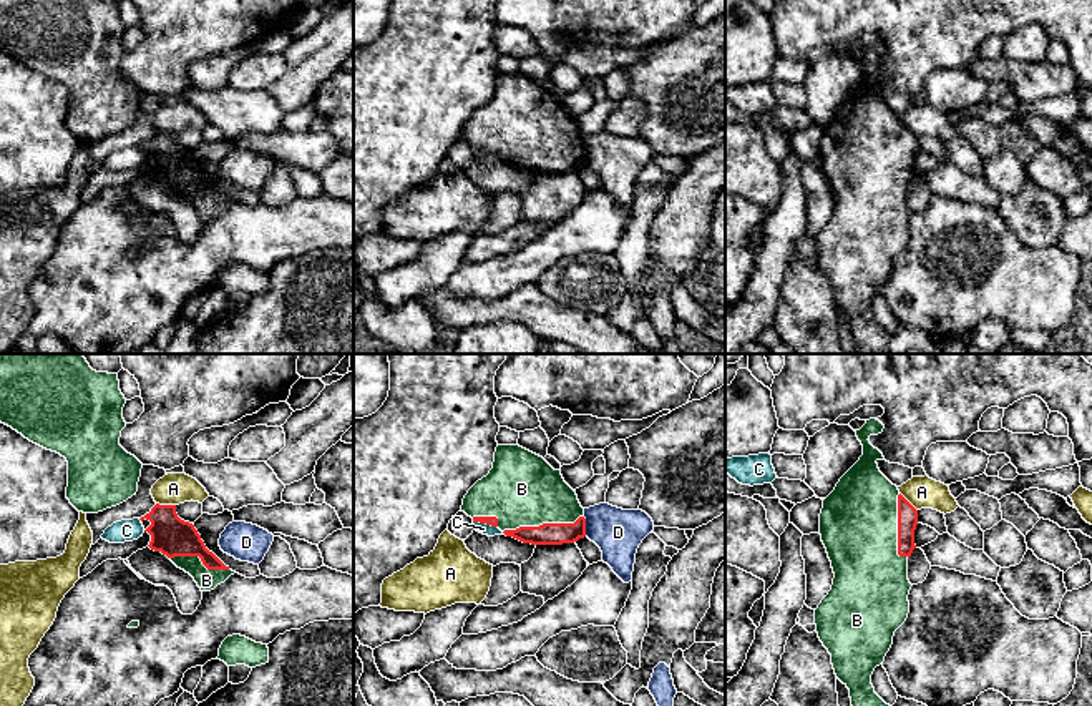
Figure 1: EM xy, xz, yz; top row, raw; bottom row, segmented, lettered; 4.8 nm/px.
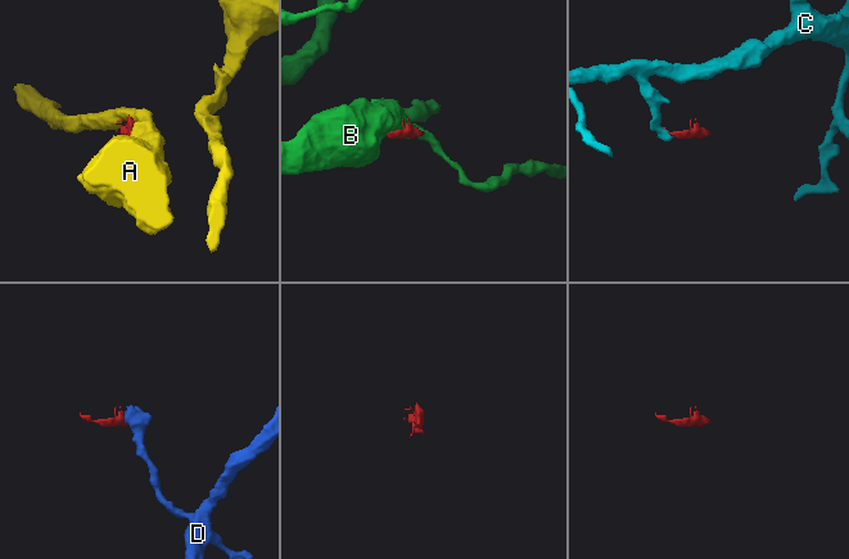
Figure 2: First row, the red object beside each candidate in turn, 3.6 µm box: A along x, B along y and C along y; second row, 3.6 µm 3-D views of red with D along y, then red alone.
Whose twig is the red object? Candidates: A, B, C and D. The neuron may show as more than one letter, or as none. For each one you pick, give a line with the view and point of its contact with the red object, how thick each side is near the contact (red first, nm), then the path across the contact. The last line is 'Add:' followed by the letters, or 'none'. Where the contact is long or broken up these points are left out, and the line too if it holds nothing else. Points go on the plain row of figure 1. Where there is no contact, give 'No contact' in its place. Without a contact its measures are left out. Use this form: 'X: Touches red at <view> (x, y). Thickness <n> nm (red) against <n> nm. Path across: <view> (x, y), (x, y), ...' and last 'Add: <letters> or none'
B: Touches red at xz (543, 151). Thickness 110 nm (red) against 360 nm
Add: B

